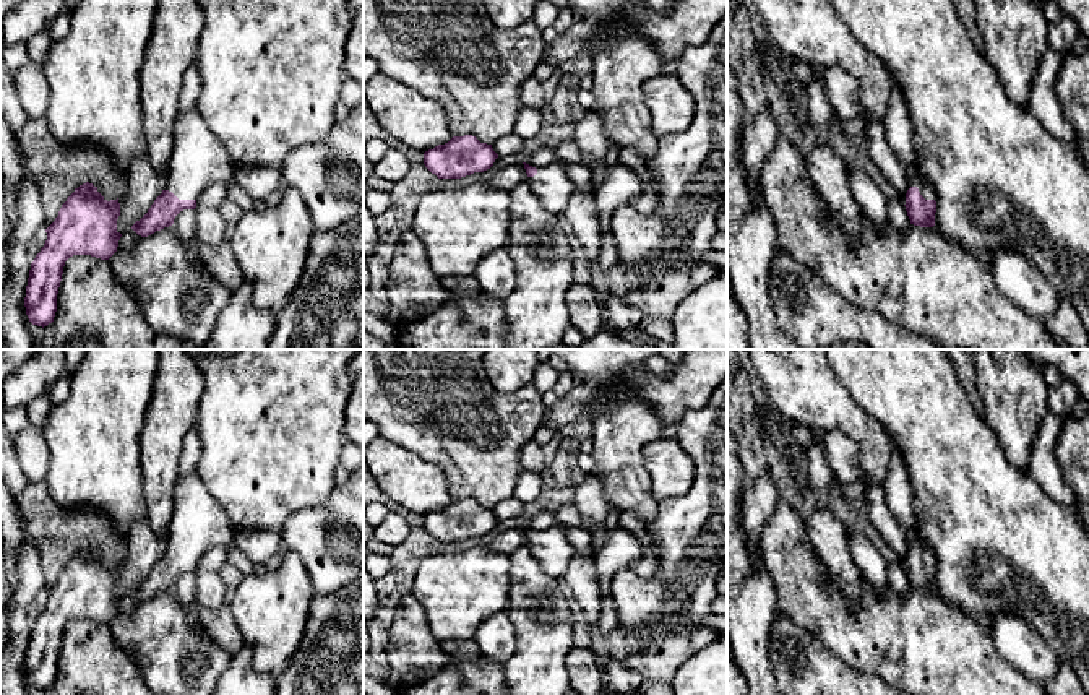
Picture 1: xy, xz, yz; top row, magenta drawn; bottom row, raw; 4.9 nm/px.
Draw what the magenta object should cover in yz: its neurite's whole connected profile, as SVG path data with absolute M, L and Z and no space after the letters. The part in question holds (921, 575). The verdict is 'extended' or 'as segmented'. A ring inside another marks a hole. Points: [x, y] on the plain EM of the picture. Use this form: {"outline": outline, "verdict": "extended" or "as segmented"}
{"outline": "M919 524L912 529L914 539L909 542L909 554L906 557L906 575L910 588L920 591L935 589L936 557L922 537Z", "verdict": "extended"}

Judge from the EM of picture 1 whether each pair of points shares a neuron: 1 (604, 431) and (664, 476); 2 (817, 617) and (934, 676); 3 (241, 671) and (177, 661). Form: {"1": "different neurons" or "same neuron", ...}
{"1": "different neurons", "2": "same neuron", "3": "different neurons"}

